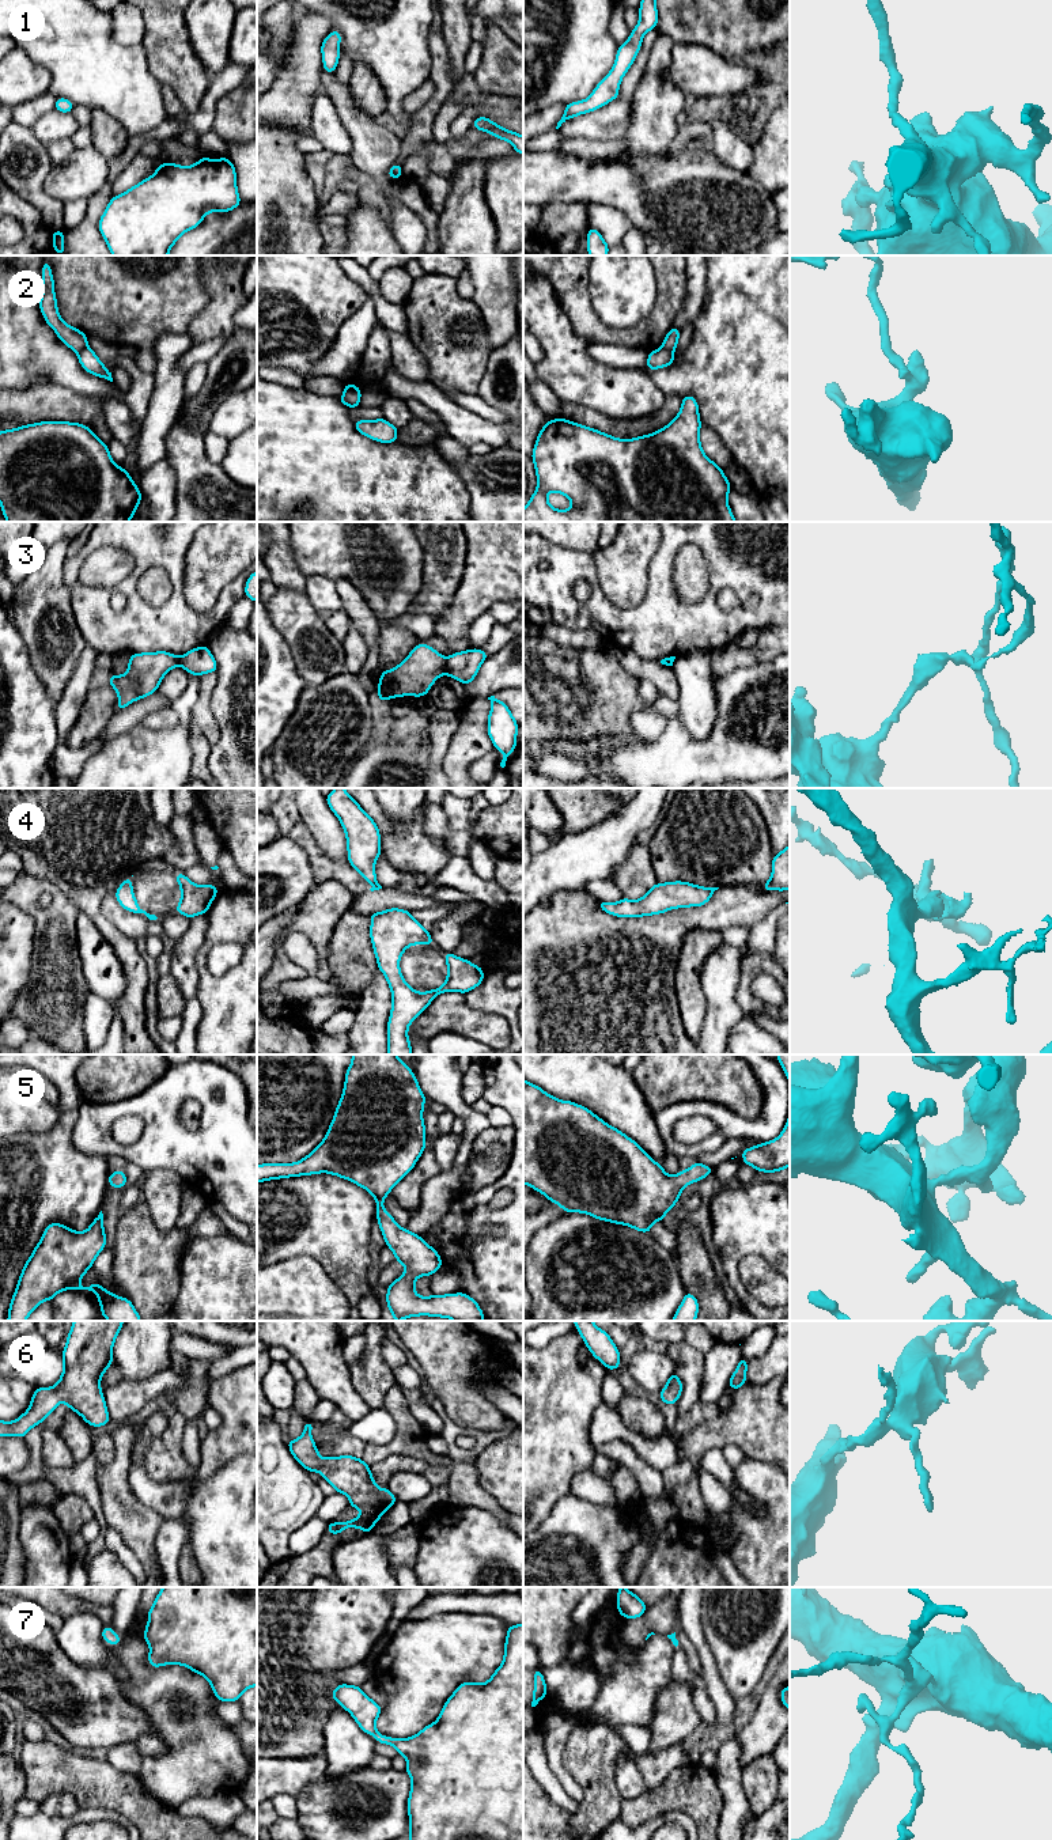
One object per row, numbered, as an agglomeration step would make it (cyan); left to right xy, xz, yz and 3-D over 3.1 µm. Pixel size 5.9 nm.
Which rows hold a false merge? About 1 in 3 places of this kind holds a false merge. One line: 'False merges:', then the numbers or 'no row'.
False merges: 2, 3

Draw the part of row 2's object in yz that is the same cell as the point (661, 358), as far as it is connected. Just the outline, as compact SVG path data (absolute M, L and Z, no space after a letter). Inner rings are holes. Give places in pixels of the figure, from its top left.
M659 348L656 351L648 352L647 368L650 371L671 366L674 361L674 352Z

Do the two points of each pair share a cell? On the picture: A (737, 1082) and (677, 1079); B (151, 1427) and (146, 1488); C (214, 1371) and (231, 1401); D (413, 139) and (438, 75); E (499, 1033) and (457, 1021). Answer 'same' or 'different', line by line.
A: same
B: same
C: different
D: same
E: same

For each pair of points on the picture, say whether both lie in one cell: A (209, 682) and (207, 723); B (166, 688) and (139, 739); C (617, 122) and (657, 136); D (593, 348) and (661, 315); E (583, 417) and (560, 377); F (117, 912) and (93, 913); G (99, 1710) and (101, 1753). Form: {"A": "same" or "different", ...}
{"A": "same", "B": "different", "C": "different", "D": "different", "E": "different", "F": "different", "G": "different"}

